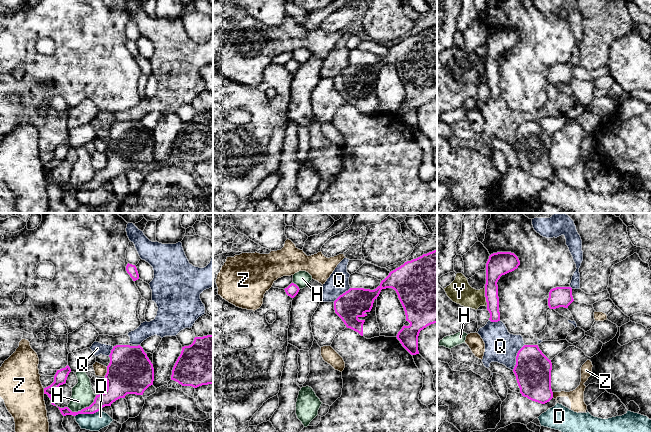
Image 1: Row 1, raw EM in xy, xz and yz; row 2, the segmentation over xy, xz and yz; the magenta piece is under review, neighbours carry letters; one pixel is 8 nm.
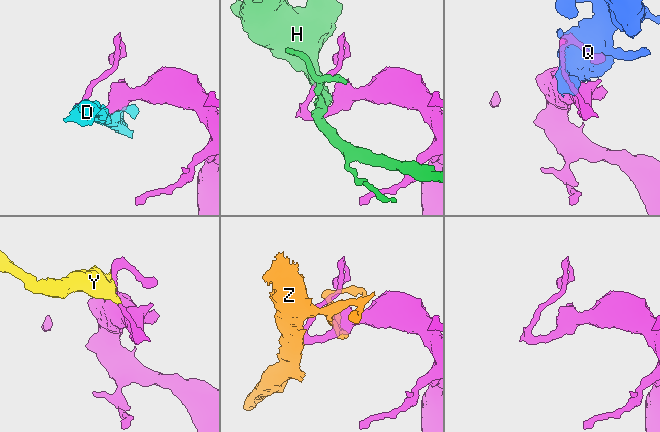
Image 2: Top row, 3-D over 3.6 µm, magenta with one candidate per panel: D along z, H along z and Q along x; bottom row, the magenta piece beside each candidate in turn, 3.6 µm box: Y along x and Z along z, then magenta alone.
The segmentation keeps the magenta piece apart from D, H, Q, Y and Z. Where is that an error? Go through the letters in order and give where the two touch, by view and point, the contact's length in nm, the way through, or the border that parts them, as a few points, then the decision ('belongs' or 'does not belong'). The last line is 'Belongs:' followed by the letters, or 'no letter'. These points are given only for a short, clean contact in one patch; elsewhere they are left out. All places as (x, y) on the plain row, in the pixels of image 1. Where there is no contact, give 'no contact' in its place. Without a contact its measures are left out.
D: meets magenta in xy at (87, 189); contact 220 nm long; border along xy (100, 185), (93, 189), (78, 189), (75, 192); does not belong
H: meets magenta in xy at (84, 184); contact 260 nm long; border along xy (96, 171), (88, 182), (80, 186), (71, 187), (67, 183); does not belong
Q: meets magenta in yz at (516, 133); contact 220 nm long; border along yz (524, 120), (517, 129), (516, 140), (512, 145); does not belong
Y: meets magenta in yz at (485, 72); contact 170 nm long; does not belong
Z: meets magenta in xy at (107, 148); contact 80 nm long; border along xy (107, 143), (107, 148), (104, 152); does not belong
Belongs: no letter

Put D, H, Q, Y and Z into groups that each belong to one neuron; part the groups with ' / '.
D / H / Q / Y / Z

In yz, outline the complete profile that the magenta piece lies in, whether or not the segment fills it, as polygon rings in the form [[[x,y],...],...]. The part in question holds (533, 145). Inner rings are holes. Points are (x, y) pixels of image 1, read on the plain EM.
[[[524,121],[513,145],[522,172],[541,180],[549,178],[553,174],[551,146],[551,136],[538,121]]]

